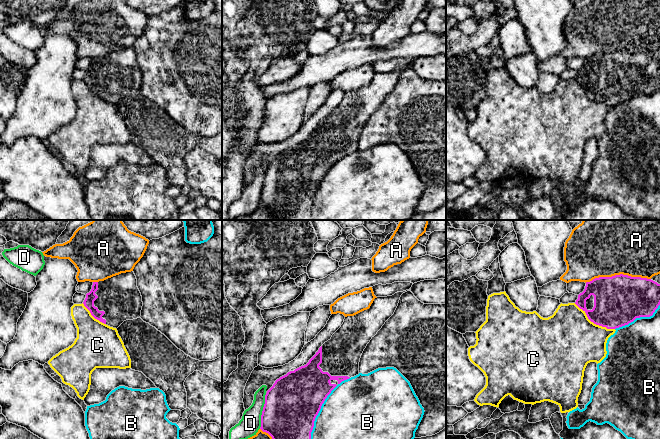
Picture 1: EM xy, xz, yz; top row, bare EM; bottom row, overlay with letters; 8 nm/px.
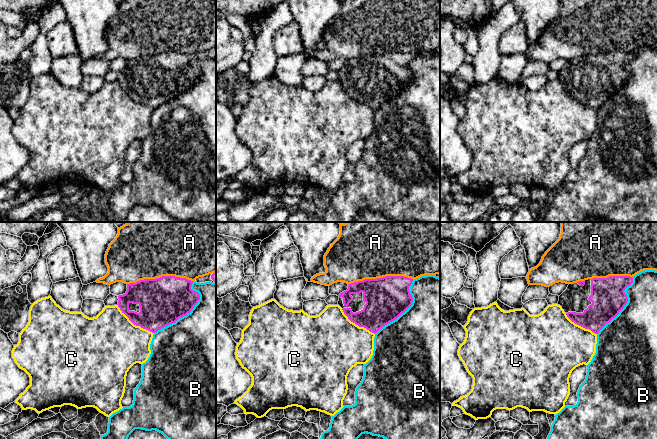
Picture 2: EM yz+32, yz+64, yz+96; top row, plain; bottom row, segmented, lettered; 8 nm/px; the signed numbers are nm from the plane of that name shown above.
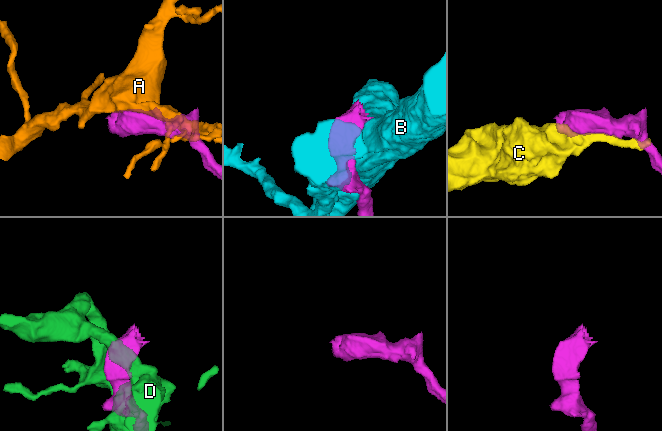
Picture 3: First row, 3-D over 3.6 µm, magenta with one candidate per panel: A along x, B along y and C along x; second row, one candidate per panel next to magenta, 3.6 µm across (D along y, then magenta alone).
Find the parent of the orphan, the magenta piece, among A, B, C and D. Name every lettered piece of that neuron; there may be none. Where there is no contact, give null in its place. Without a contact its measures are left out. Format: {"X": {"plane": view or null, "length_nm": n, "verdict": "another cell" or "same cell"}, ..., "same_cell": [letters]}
{"A": {"plane": "yz", "length_nm": 550, "verdict": "another cell"}, "B": {"plane": "xz", "length_nm": 600, "verdict": "another cell"}, "C": {"plane": "yz", "length_nm": 380, "verdict": "another cell"}, "D": {"plane": "xz", "length_nm": 300, "verdict": "another cell"}, "same_cell": []}

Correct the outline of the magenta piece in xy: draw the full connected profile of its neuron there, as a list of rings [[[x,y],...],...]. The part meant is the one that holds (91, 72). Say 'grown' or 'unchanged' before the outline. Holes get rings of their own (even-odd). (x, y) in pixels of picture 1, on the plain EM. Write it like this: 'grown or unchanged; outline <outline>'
grown; outline [[[134,48],[93,58],[83,80],[95,95],[116,105],[126,96],[140,94],[143,78]]]

